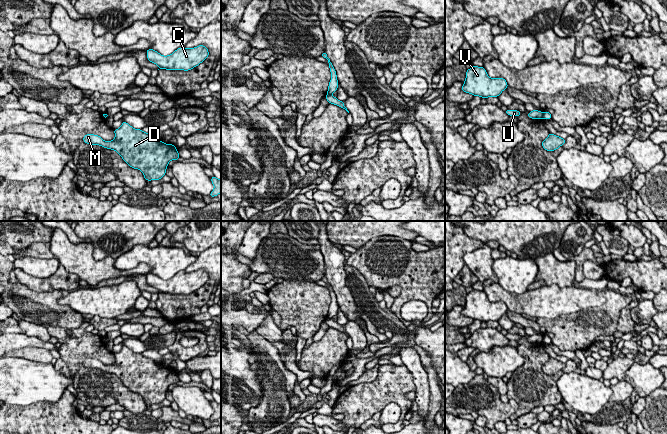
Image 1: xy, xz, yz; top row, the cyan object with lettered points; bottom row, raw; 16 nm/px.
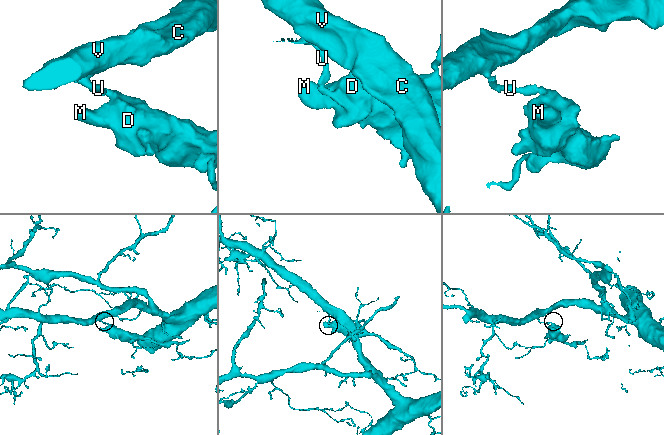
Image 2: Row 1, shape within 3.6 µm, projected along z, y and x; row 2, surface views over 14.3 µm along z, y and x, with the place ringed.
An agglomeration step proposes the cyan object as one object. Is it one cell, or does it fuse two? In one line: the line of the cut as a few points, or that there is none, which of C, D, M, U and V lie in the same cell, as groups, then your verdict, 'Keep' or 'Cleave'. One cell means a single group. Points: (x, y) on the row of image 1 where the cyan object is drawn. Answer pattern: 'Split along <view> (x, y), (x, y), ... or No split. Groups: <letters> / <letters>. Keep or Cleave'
Split along xz (327, 94), (331, 95). Groups: C U V / D M. Cleave

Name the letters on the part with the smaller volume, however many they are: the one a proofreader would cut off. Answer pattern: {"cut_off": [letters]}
{"cut_off": ["D", "M"]}

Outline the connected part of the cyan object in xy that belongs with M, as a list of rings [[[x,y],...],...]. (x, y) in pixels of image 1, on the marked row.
[[[123,121],[118,129],[114,129],[115,138],[112,141],[105,141],[100,136],[86,134],[83,141],[91,145],[99,145],[107,149],[115,150],[122,159],[134,169],[139,169],[145,180],[159,180],[166,174],[166,168],[171,160],[178,160],[179,153],[174,144],[166,144],[162,141],[156,141],[155,137],[147,134],[140,129],[135,129]]]

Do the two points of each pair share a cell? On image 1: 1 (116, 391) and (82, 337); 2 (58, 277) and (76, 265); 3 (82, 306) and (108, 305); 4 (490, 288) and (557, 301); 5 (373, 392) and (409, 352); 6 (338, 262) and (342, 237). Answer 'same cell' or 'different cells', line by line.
1: same cell
2: different cells
3: same cell
4: same cell
5: different cells
6: different cells

